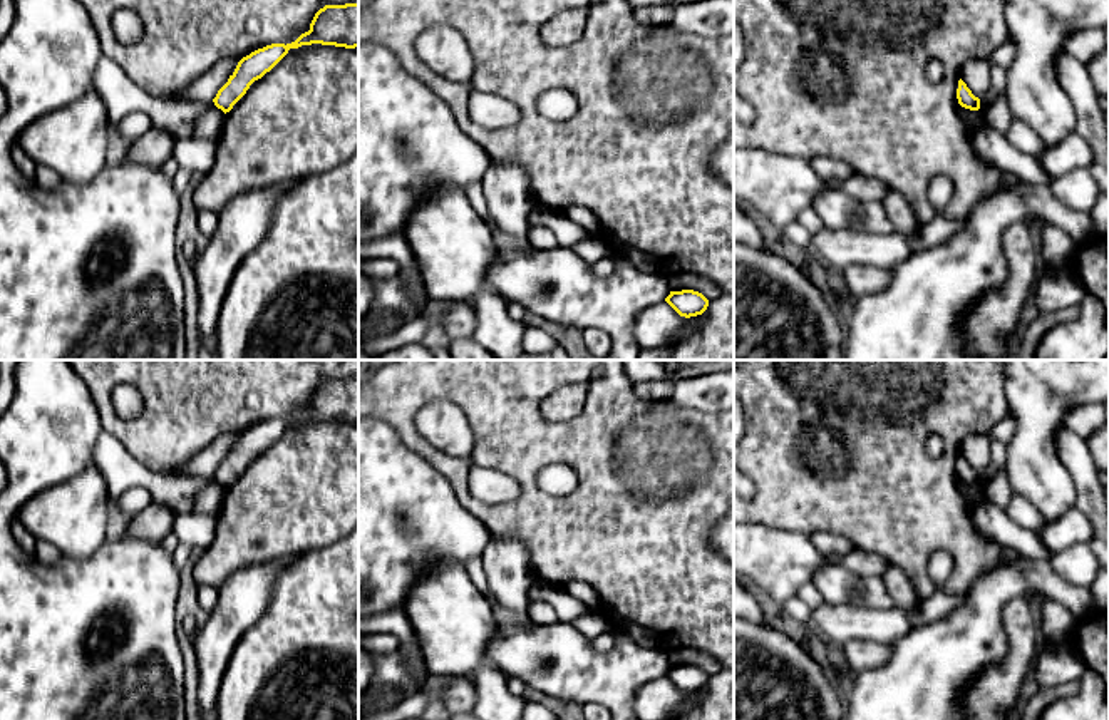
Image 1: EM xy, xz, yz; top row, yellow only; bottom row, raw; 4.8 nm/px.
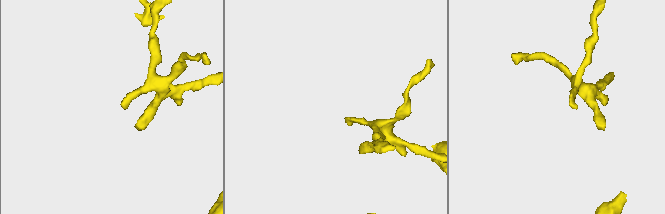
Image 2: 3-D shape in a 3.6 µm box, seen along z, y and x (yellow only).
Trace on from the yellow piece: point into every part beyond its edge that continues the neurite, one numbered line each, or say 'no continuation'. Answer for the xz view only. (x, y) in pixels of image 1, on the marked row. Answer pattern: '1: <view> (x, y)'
no continuation

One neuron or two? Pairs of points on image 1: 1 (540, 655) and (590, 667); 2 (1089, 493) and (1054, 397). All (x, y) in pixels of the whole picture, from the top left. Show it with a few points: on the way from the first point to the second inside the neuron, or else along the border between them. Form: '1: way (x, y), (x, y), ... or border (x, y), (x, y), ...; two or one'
1: way (551, 655), (565, 667), (578, 667); one
2: border (1062, 426), (1054, 436), (1054, 451), (1066, 468); two

